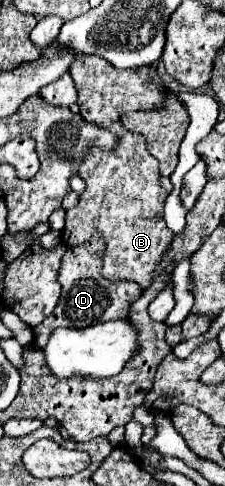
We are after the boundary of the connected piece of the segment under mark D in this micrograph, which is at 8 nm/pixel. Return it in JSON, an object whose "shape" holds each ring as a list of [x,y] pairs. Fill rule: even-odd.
{"shape":[[[95,236],[93,240],[89,240],[83,246],[69,246],[63,254],[61,260],[61,268],[59,268],[59,284],[61,284],[61,298],[59,304],[55,306],[55,310],[51,312],[49,318],[45,318],[39,326],[33,328],[35,334],[35,344],[41,348],[45,346],[49,334],[59,328],[59,326],[67,326],[67,328],[87,328],[91,324],[99,324],[99,322],[107,322],[107,320],[119,320],[127,316],[129,304],[135,302],[141,296],[141,288],[131,282],[131,280],[119,280],[119,282],[109,282],[105,278],[99,276],[99,254],[91,254],[91,242],[99,242],[99,236]]]}

